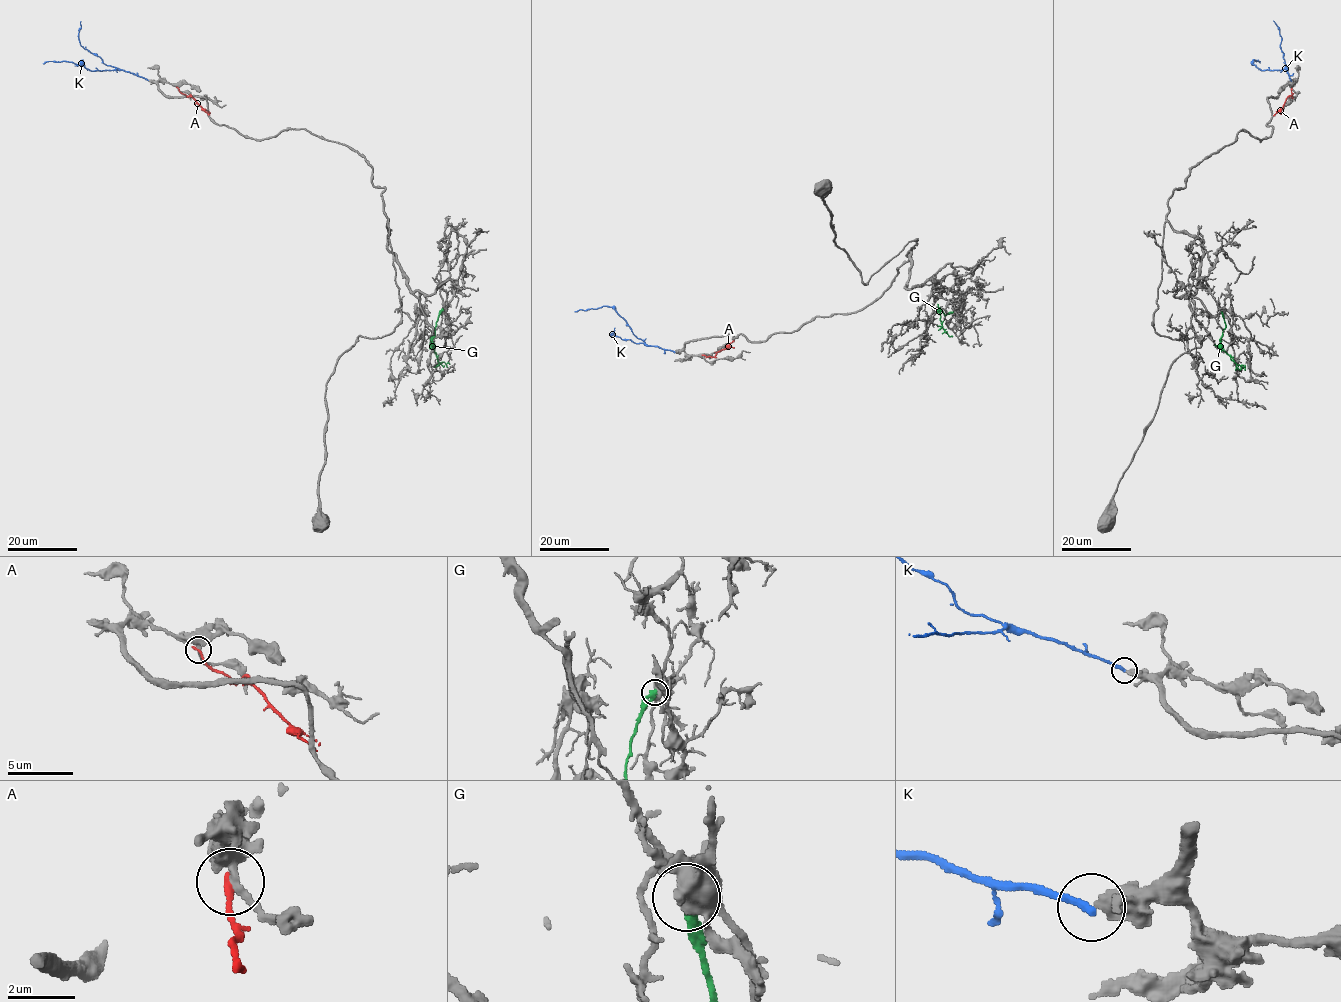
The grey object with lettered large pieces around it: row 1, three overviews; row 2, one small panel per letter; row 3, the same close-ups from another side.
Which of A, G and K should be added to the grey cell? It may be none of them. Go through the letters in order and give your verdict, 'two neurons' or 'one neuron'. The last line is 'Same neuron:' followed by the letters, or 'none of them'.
A: two neurons
G: two neurons
K: two neurons
Same neuron: none of them

